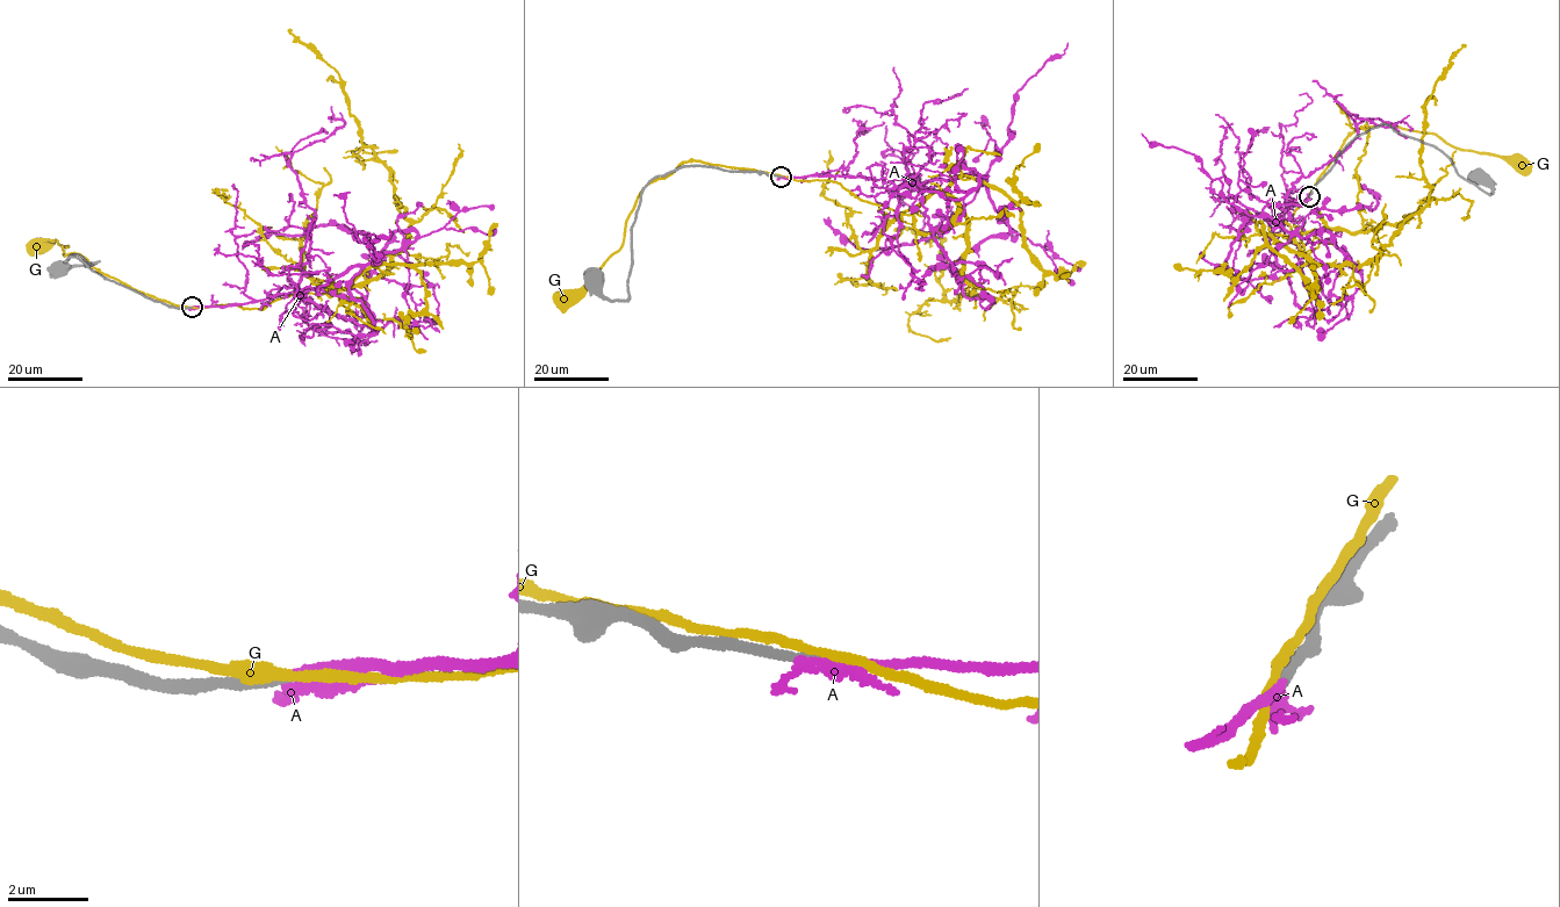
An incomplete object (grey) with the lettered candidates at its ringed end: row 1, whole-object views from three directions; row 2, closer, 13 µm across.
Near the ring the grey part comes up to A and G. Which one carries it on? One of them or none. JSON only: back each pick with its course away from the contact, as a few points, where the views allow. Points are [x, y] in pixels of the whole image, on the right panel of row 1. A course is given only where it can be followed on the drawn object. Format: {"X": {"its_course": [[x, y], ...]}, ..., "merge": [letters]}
{"A": {"its_course": [[1308, 196], [1280, 224], [1259, 217], [1303, 237], [1321, 229], [1357, 264], [1351, 311], [1318, 330]]}, "merge": ["A"]}

